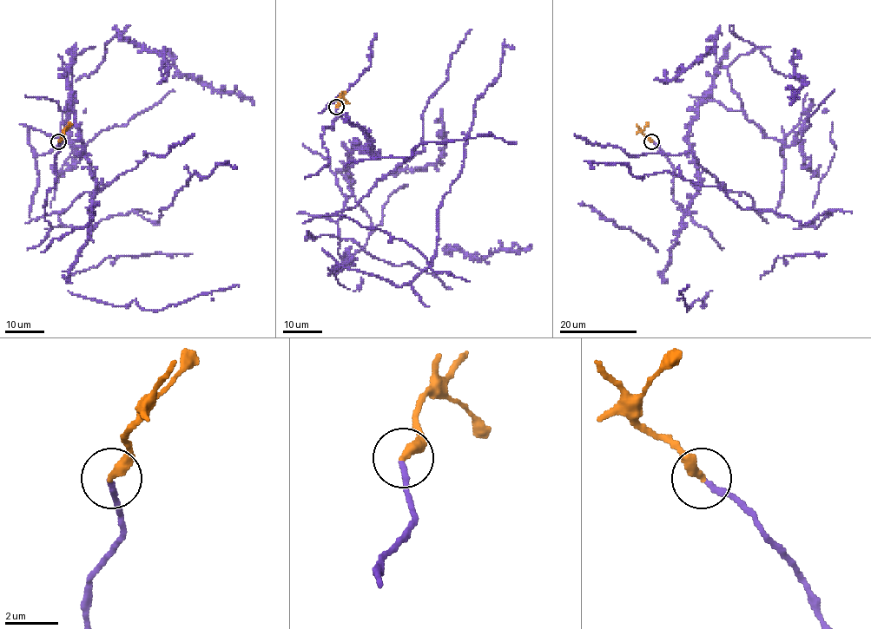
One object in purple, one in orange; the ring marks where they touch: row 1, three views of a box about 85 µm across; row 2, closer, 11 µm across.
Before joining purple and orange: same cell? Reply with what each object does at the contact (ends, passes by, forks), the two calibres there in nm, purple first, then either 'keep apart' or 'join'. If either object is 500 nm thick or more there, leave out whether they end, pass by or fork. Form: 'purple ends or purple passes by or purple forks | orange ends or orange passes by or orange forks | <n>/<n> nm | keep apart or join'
purple ends | orange ends | 200/360 nm | join

